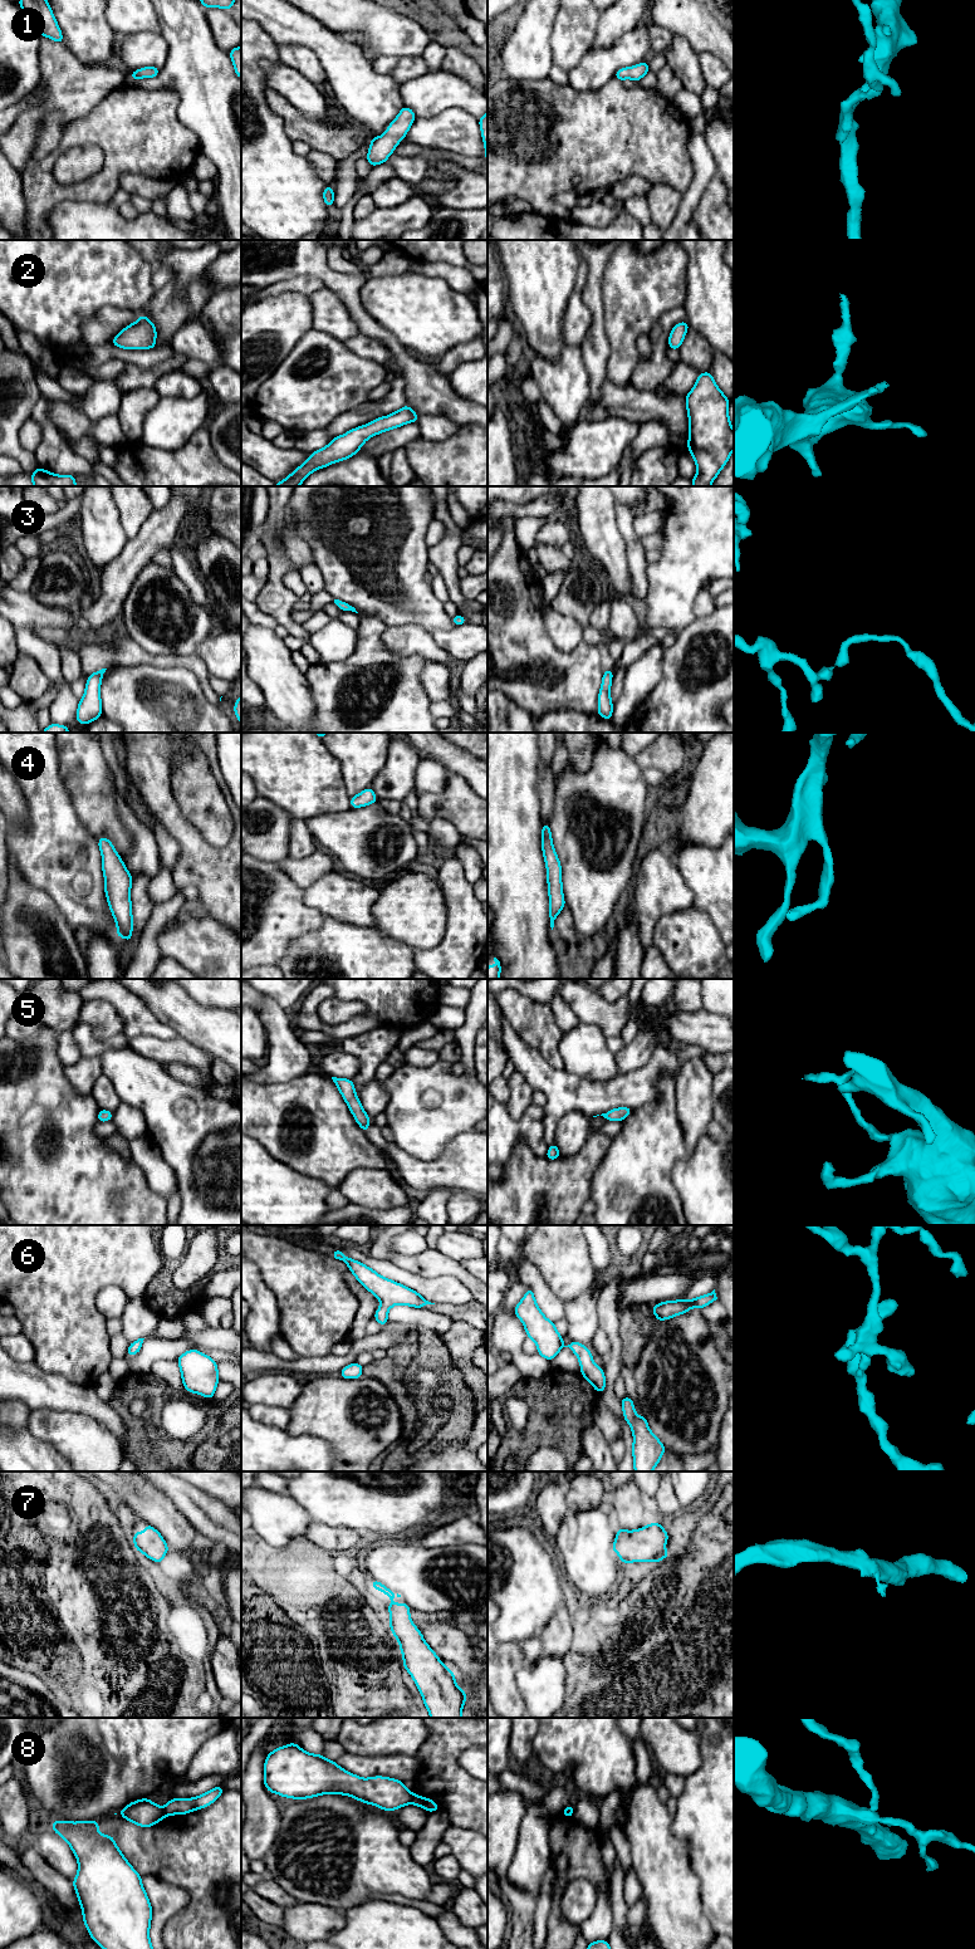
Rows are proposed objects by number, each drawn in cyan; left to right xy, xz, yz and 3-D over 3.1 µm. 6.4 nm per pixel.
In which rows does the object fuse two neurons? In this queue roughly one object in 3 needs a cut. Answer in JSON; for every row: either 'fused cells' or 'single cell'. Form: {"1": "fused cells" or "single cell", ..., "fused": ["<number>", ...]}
{"1": "single cell", "2": "single cell", "3": "single cell", "4": "single cell", "5": "single cell", "6": "single cell", "7": "single cell", "8": "fused cells", "fused": ["8"]}

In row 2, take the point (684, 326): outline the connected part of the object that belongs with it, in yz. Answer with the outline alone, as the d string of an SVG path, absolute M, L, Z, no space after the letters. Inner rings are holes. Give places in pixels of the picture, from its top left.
M687 320L676 324L668 337L668 348L680 349L682 341L687 333L689 323Z

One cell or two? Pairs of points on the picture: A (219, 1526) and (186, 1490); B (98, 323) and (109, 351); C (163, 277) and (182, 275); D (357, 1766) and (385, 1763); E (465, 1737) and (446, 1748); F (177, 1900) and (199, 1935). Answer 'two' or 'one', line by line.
A: one
B: two
C: two
D: one
E: one
F: two

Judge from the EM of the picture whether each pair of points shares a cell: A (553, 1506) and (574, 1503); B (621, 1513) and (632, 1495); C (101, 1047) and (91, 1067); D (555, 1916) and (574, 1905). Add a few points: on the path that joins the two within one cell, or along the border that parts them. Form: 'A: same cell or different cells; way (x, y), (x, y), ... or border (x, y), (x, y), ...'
A: different cells; border (564, 1484), (566, 1506), (568, 1509)
B: same cell; way (625, 1509), (628, 1499)
C: different cells; border (97, 1054), (83, 1057)
D: different cells; border (567, 1885), (561, 1898), (561, 1913), (579, 1927)

